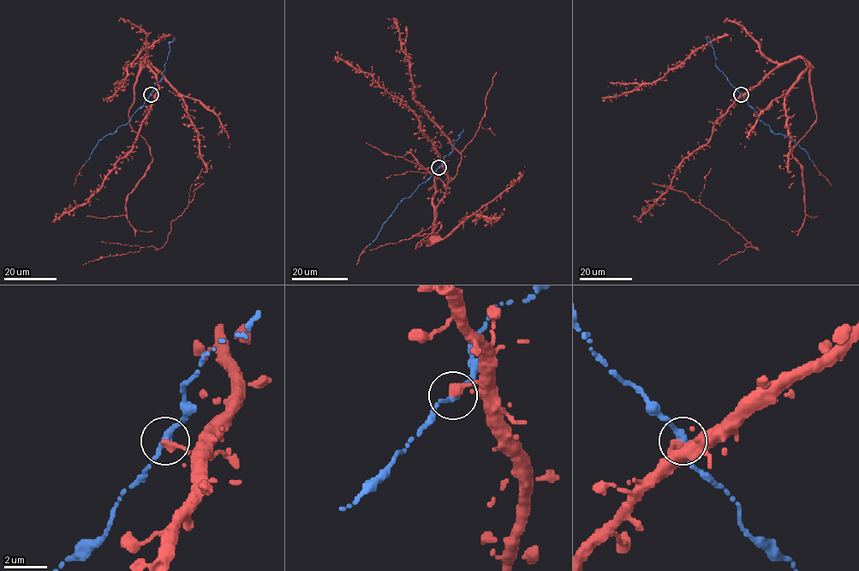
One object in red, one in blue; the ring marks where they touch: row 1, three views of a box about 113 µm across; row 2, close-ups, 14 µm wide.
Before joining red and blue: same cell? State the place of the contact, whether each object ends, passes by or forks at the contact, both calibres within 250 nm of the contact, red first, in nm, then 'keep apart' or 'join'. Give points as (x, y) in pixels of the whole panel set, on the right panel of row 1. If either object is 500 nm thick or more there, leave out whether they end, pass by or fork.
at (741, 94); red ends there; blue passes by; 380 nm thick on the red side, 300 nm on the other; join

